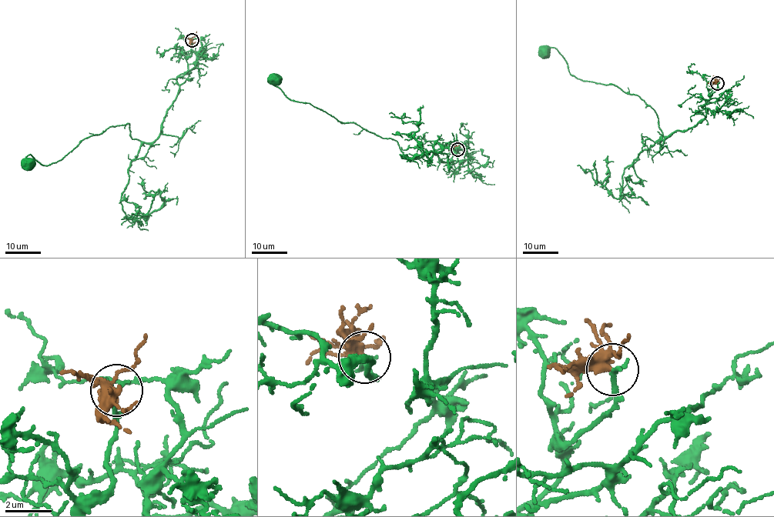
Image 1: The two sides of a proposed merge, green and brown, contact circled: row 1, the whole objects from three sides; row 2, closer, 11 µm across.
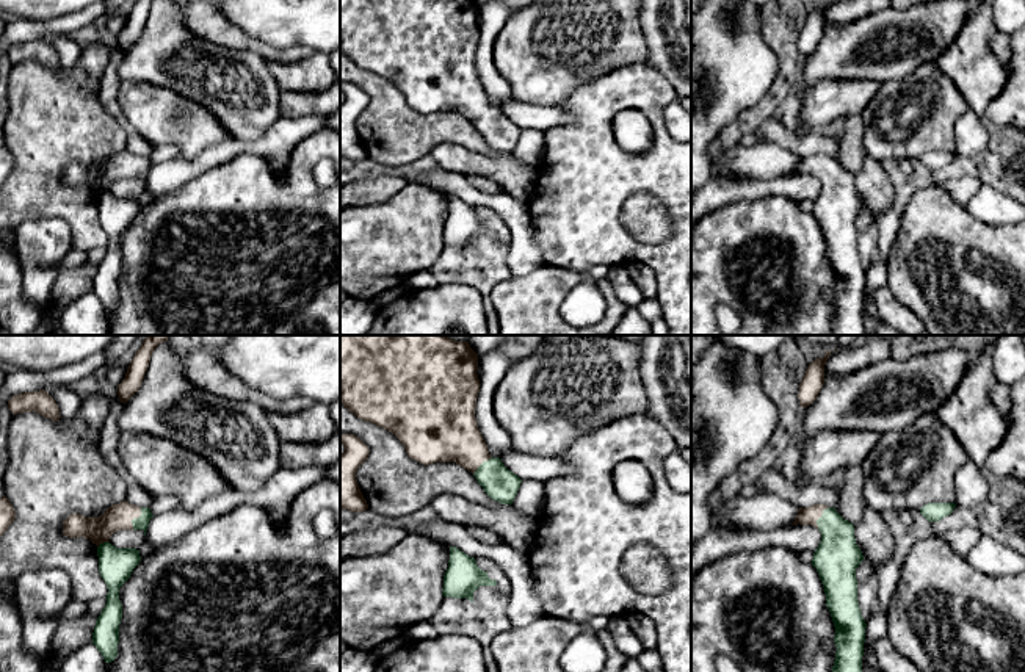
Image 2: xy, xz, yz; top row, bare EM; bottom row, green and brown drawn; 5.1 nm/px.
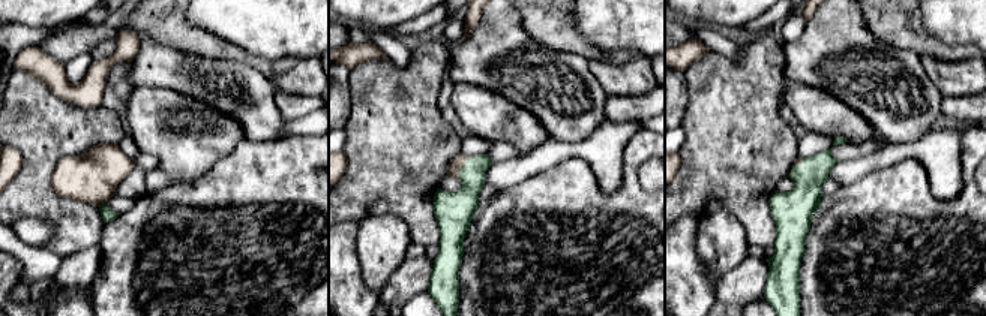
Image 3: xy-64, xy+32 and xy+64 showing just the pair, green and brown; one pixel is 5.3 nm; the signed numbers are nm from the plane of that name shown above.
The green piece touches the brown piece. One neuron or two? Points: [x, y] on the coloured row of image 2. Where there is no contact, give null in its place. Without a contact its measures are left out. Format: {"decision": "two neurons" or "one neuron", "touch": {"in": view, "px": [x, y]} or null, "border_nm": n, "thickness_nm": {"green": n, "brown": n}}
{"decision": "one neuron", "touch": {"in": "xy", "px": [135, 519]}, "border_nm": 120, "thickness_nm": {"green": 70, "brown": 140}}

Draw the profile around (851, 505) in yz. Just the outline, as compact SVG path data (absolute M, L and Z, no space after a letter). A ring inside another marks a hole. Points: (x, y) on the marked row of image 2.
M860 465L843 468L843 484L838 487L838 503L835 511L848 522L856 525L865 509L867 501L864 495L864 473Z

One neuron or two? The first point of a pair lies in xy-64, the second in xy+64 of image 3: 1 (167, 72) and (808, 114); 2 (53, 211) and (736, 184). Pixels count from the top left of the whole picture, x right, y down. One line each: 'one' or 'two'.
1: two
2: one

